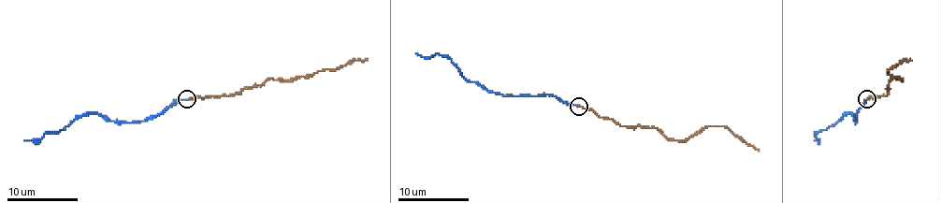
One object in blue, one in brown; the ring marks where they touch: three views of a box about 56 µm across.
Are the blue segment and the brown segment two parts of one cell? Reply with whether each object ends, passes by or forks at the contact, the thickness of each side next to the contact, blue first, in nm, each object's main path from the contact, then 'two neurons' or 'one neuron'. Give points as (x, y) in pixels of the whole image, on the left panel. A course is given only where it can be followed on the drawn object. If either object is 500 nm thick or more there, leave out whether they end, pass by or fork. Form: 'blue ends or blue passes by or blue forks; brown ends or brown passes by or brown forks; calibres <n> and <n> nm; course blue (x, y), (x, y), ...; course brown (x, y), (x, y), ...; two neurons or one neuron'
blue ends; brown ends; calibres 150 and 190 nm; course blue (186, 99), (175, 99), (159, 113), (133, 123), (115, 123), (92, 111), (78, 115), (58, 131), (24, 140); course brown (187, 99), (228, 95), (271, 78), (294, 79), (317, 71), (335, 69), (354, 60), (367, 60); two neurons

